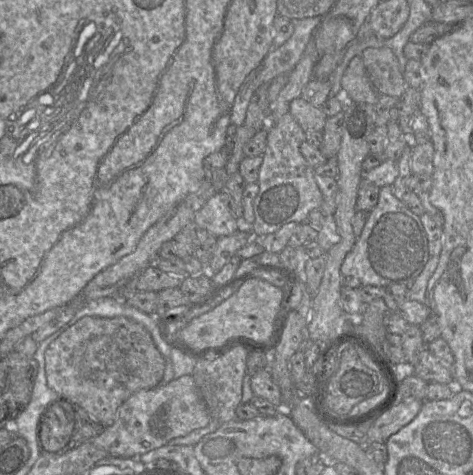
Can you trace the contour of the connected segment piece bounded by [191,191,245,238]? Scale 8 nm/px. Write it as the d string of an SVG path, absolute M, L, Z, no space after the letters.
M218 191L195 214L191 227L206 230L219 238L232 235L245 226L233 215L227 193Z

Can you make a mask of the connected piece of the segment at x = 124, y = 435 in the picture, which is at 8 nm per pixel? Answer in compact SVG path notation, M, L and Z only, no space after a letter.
M184 375L167 384L141 389L131 394L118 408L114 423L104 427L103 432L91 441L95 446L106 450L109 456L139 458L142 454L168 444L176 437L206 427L211 420L193 376Z

